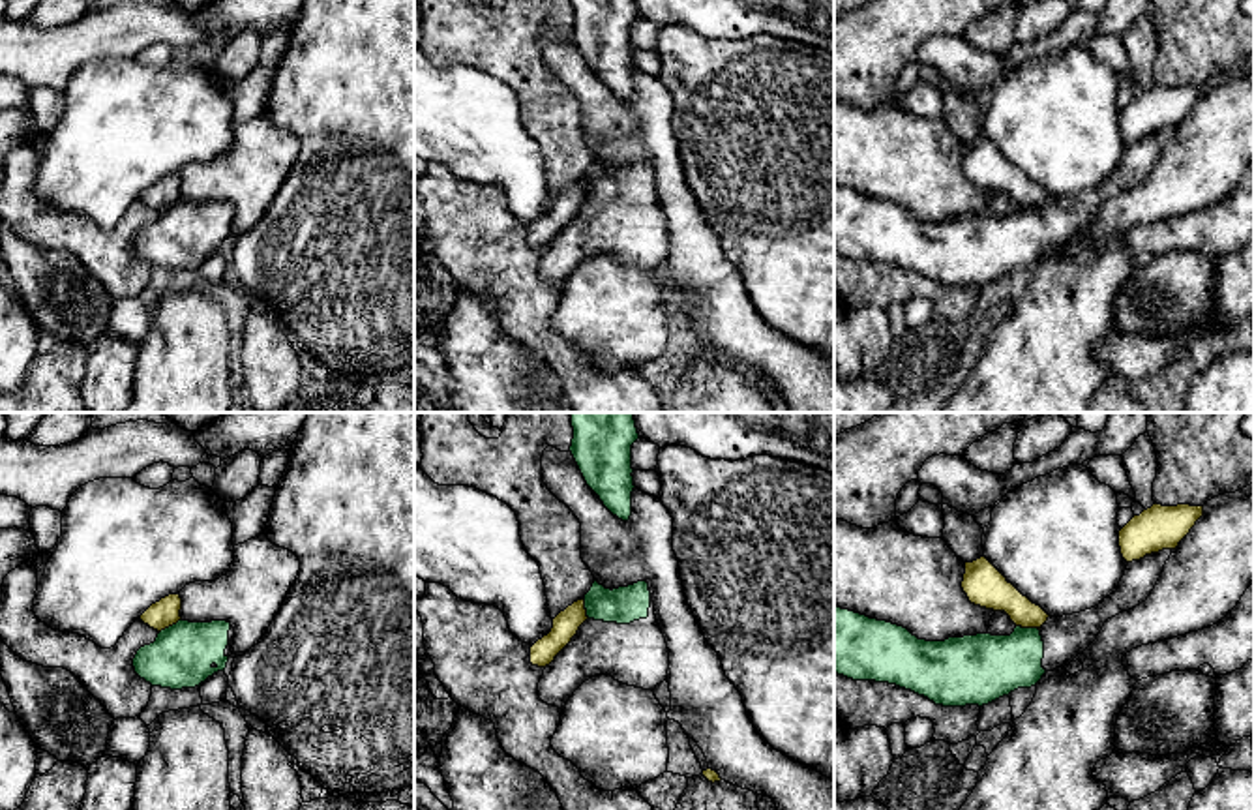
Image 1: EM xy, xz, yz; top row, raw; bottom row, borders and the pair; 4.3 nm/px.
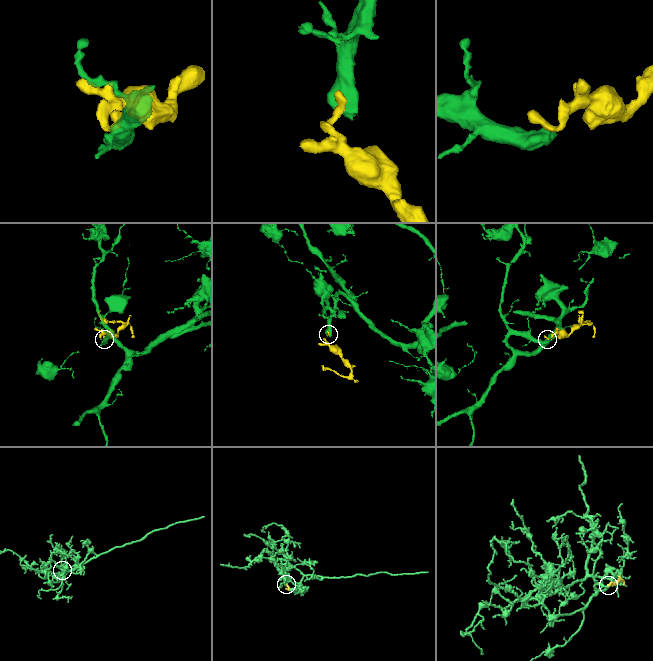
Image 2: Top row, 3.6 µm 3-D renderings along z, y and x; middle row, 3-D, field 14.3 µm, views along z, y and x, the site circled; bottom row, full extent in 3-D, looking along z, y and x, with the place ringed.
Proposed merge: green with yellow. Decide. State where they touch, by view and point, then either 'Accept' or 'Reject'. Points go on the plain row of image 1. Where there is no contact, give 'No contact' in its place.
Touches green at yz (1028, 209). Reject

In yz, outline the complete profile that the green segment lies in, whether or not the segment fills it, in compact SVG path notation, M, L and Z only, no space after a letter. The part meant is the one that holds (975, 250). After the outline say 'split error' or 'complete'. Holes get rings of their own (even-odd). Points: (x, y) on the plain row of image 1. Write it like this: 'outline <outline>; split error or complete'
outline M1162 129L1128 142L1117 171L1102 184L1048 197L1040 208L1016 206L1010 216L977 214L926 221L903 206L834 186L834 253L853 261L896 264L943 287L988 285L1018 268L1035 266L1046 251L1068 246L1097 219L1108 199L1147 180L1170 135L1172 129Z; split error

